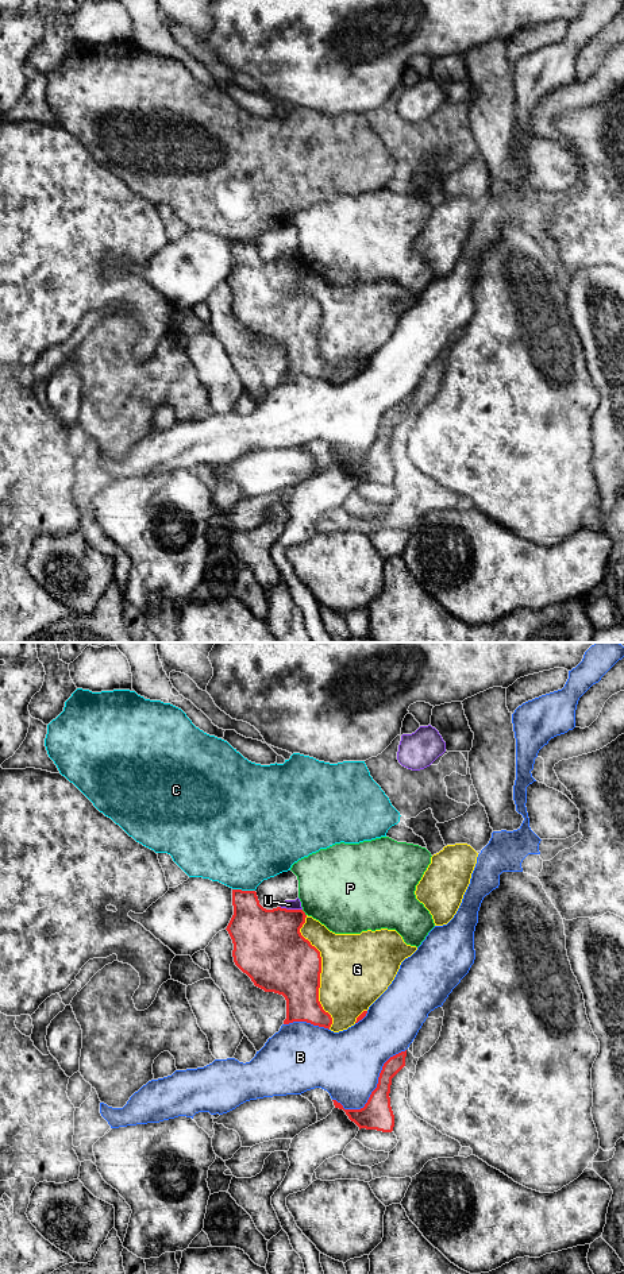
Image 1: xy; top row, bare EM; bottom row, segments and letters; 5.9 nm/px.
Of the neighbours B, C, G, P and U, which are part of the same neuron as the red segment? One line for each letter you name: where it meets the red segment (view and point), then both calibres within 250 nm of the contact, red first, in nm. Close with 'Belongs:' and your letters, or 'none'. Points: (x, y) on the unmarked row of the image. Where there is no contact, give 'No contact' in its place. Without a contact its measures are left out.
Belongs: none

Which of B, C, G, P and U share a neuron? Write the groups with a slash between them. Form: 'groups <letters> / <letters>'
groups B / C / G / P / U

